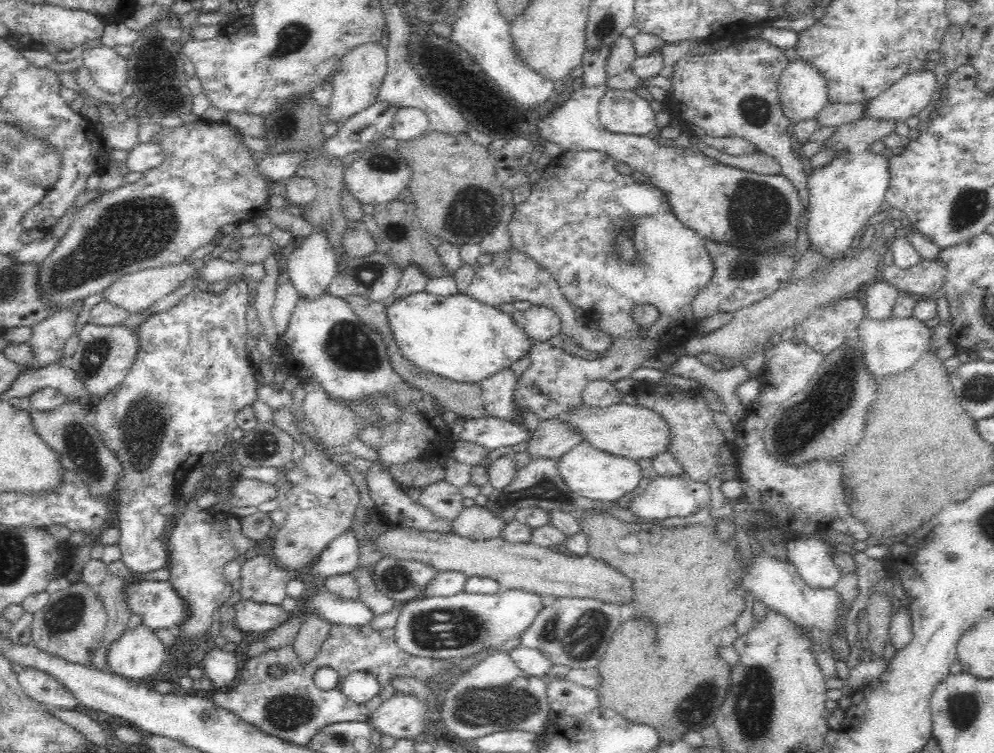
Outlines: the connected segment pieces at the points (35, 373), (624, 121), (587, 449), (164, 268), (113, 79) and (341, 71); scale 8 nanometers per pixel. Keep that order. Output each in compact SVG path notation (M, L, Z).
M56 361L41 368L28 368L24 374L16 378L12 388L4 392L1 398L8 400L11 396L31 396L44 388L58 391L69 401L88 402L92 397L90 389L84 385L84 381L76 375L76 372L67 363Z
M608 90L600 100L597 115L603 128L624 135L653 135L656 116L648 100L633 90Z
M586 440L558 458L558 470L572 491L602 502L618 501L622 496L632 492L642 480L644 471L637 460L597 449Z
M182 261L178 264L163 264L121 276L116 282L112 282L108 288L105 288L103 296L108 302L124 308L129 313L140 313L146 308L150 308L160 298L174 292L176 288L181 286L183 281L191 278L194 274L196 274L196 269L190 262Z
M104 45L84 50L81 58L90 71L94 86L104 92L104 96L118 97L123 92L129 73L127 58Z
M379 40L366 41L349 48L348 52L337 61L336 70L333 72L333 94L331 106L325 111L325 120L342 124L359 110L376 103L376 94L387 70L387 58L387 49Z

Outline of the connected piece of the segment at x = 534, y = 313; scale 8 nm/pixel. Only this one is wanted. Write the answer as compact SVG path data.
M531 305L523 314L525 332L534 342L550 341L561 334L560 317L550 307Z

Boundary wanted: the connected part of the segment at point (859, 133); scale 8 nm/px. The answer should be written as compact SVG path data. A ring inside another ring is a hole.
M864 116L854 122L848 122L843 126L836 128L834 134L834 150L846 148L852 142L864 140L864 142L874 142L878 136L887 136L891 134L896 124L899 123L897 118L877 118L876 116Z

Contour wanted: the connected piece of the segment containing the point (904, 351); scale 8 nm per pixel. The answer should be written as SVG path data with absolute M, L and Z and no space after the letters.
M893 316L886 320L872 320L865 317L858 326L858 336L863 338L864 351L866 351L866 365L876 375L876 380L884 375L907 369L924 351L930 349L932 328L926 326L924 321L912 316L900 318Z

